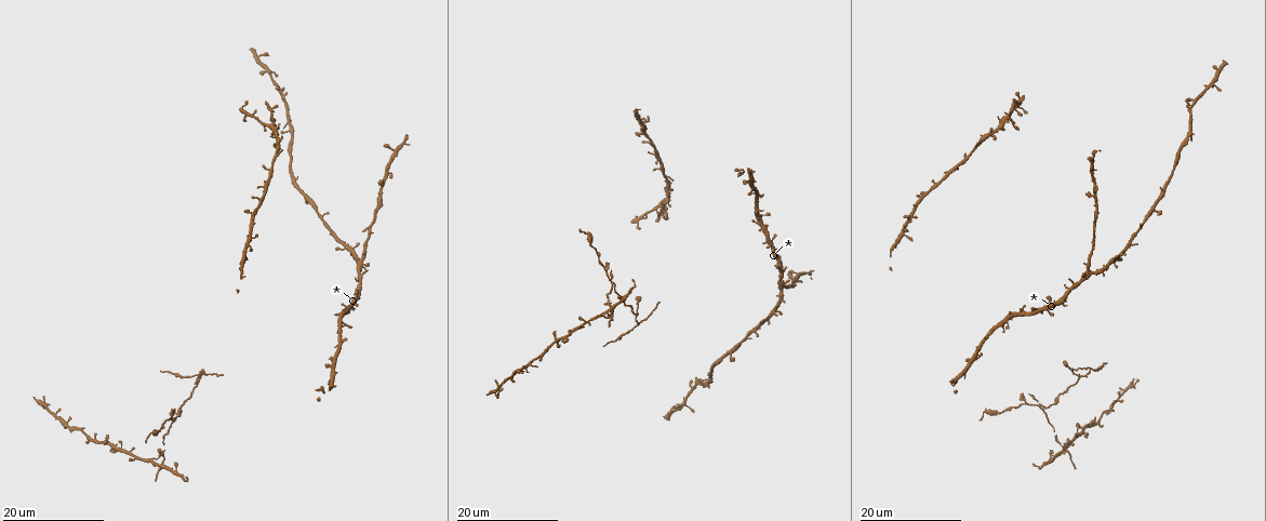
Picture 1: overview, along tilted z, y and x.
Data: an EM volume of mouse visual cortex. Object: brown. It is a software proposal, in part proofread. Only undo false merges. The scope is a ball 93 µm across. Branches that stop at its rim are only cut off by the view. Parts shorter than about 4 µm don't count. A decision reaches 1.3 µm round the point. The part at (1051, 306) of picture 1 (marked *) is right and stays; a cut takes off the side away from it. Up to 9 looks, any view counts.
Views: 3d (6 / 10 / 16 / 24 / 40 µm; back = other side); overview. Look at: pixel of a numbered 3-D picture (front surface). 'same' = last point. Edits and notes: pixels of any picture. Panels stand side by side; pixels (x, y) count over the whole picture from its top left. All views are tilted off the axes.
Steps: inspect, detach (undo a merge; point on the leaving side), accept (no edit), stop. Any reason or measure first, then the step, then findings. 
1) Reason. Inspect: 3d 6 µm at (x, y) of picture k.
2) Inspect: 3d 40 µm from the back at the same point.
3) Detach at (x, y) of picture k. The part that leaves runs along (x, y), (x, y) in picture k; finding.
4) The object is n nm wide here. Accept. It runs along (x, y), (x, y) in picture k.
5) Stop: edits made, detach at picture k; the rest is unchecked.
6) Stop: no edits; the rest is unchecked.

Three arms meet. Inspect: 3d 24 µm at (245, 111) of picture 1.

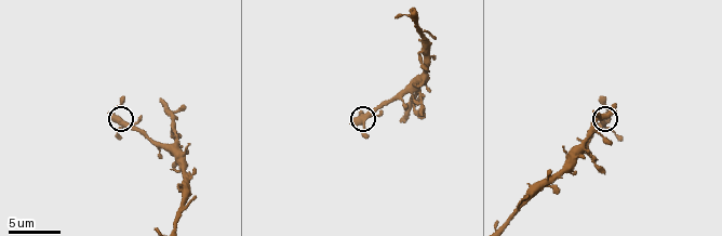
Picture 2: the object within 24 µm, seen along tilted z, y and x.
Closer look. Inspect: 3d 10 µm at (117, 120) of picture 2.

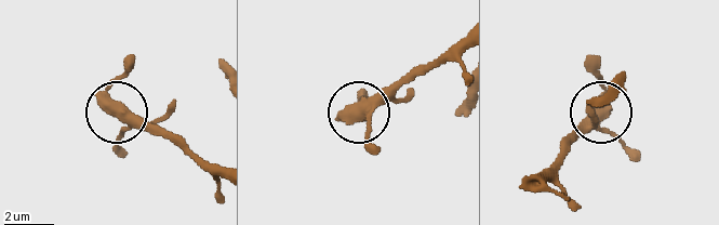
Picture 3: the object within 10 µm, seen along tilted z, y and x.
Inspect: 3d 6 µm at (120, 107) of picture 3.

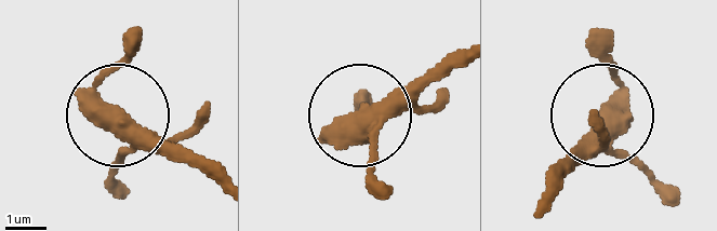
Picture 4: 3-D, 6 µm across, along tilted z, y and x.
3 arms meet here. Accept. Continuous, no second cell.

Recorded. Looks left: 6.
Three-way junction. Inspect: 3d 10 µm at (408, 87) of picture 2.

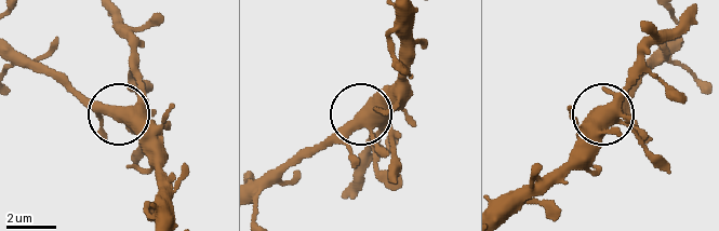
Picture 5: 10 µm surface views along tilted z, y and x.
Inspect: 3d 10 µm from the back at (363, 111) of picture 5.

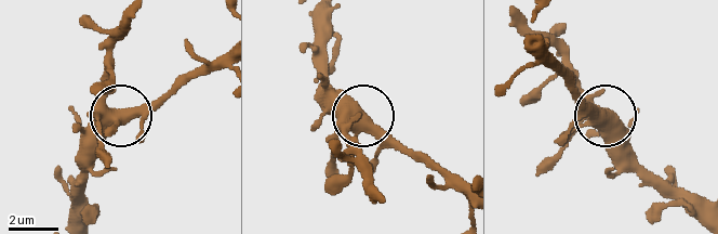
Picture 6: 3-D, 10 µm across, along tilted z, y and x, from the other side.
3 arms meet here. Accept. All the same cell.

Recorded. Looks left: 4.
Thin arm on a thick one. Inspect: 3d 16 µm at (339, 325) of picture 1.

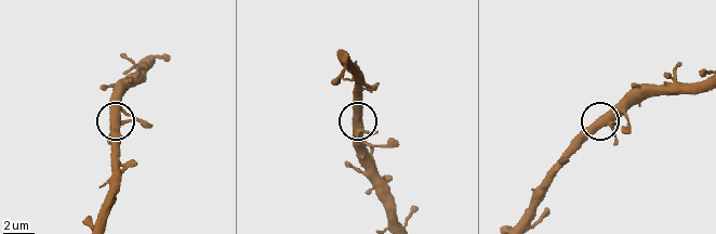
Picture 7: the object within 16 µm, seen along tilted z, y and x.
Zoom in. Inspect: 3d 6 µm at (354, 127) of picture 7.

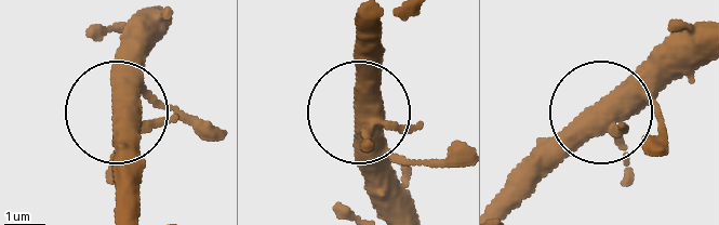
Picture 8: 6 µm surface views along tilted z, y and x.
4 arms meet here. Accept. It runs along (414, 209), (359, 115), (367, 50) in picture 8; continuous, no second cell.

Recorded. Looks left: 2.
Three arms meet. Inspect: 3d 24 µm at (173, 423) of picture 1.

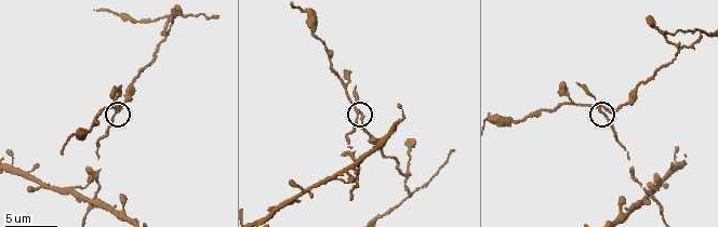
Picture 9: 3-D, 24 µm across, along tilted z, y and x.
Inspect: 3d 10 µm at (600, 112) of picture 9.

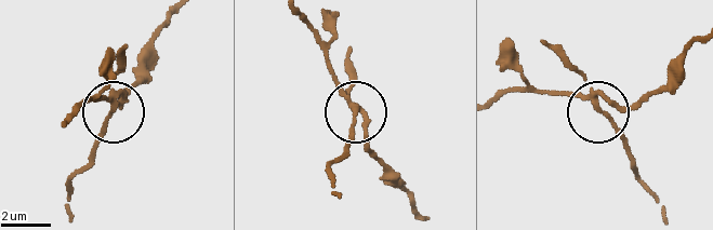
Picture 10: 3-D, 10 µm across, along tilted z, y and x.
The side arm is 6 µm long. Detach at (330, 73) of picture 10. A second cell is stuck on.

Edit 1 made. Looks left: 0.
Stop: edits made, detach at picture 10; the rest is unchecked.

